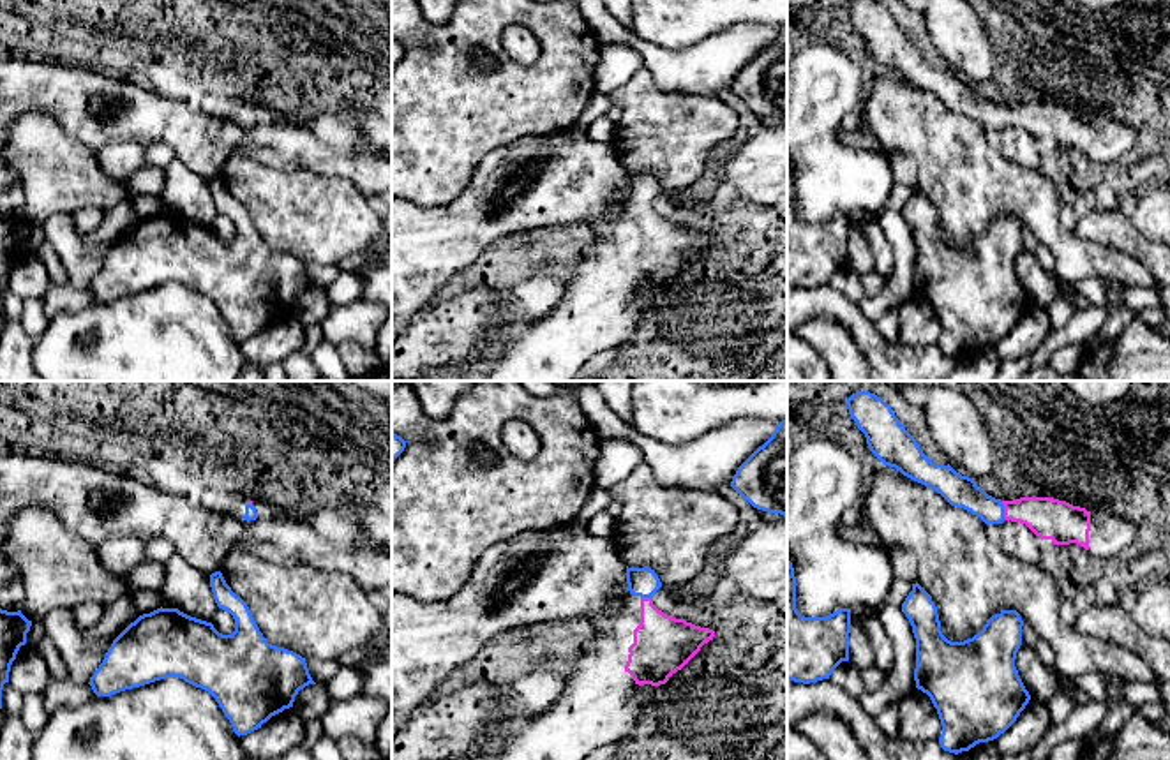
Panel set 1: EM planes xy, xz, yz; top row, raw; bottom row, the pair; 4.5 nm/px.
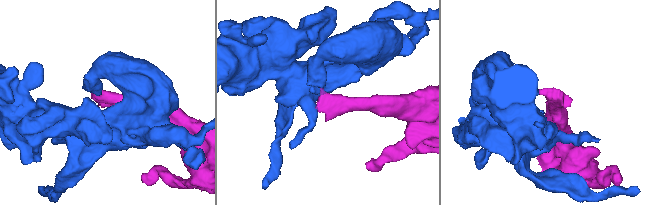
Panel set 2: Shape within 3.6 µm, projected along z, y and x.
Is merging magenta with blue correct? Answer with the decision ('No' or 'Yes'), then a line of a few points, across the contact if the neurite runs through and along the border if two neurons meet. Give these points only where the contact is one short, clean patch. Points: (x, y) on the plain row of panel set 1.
Yes. Line: yz (1050, 124), (1029, 115), (1004, 115), (990, 115), (959, 96)

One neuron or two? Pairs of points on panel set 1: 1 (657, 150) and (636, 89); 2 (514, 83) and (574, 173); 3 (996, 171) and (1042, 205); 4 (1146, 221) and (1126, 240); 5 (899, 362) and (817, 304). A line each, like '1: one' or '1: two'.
1: one
2: two
3: one
4: two
5: one

